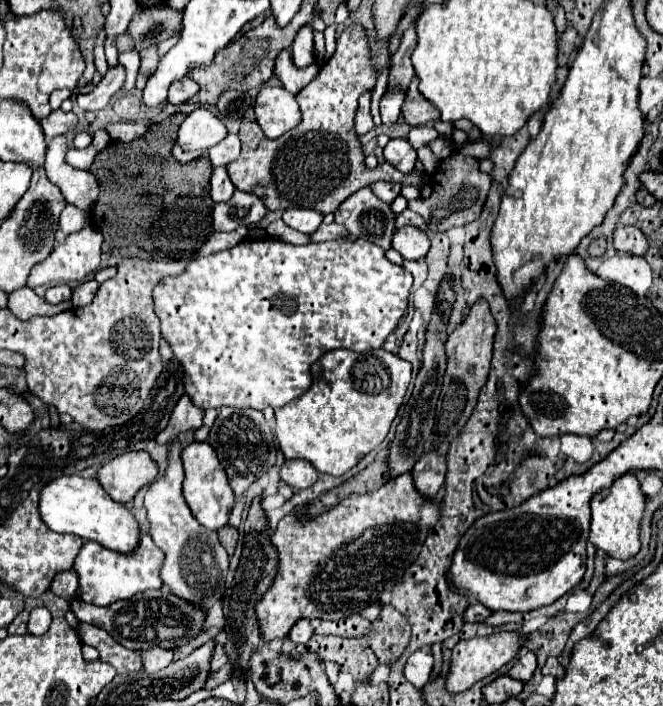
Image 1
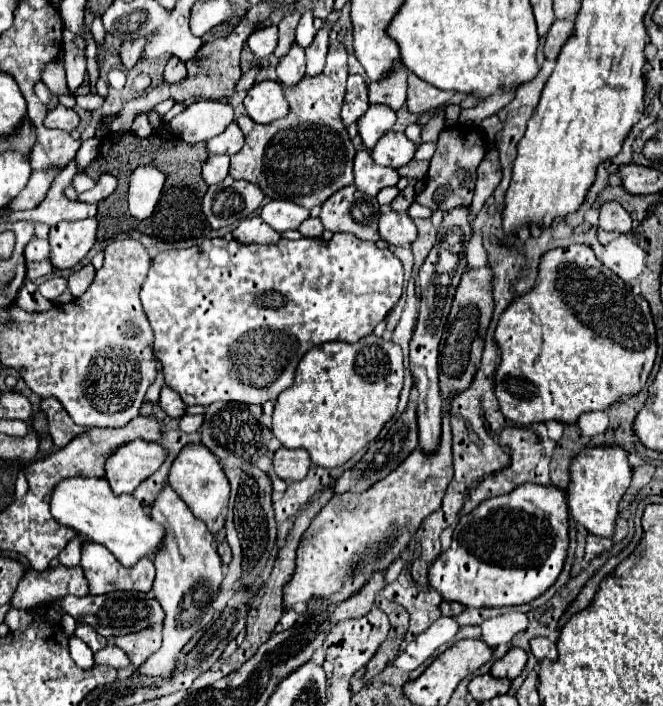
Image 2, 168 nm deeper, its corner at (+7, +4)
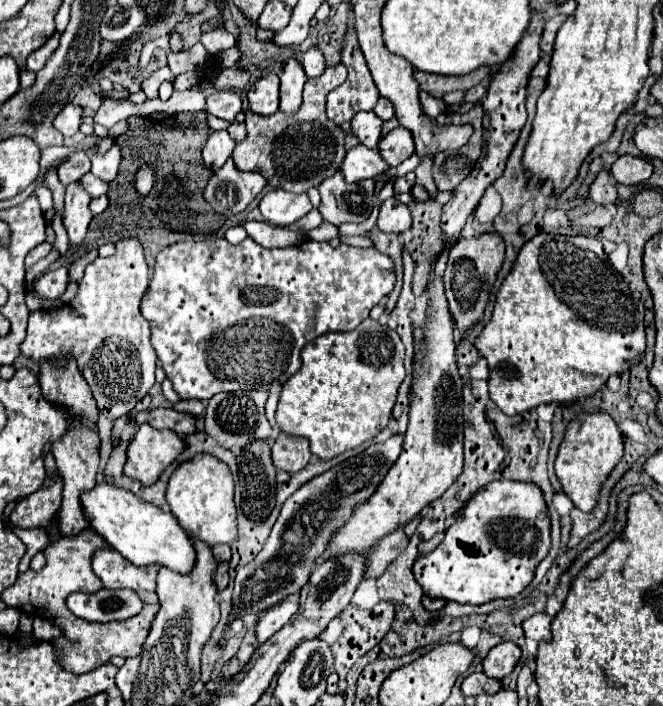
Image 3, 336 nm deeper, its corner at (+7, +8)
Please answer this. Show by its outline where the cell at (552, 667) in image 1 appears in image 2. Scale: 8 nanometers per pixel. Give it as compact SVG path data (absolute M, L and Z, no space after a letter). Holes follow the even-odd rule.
M544 636L532 638L530 640L530 648L532 648L532 654L534 654L536 660L544 660L544 658L548 658L552 662L556 660L556 646L548 638L544 638Z

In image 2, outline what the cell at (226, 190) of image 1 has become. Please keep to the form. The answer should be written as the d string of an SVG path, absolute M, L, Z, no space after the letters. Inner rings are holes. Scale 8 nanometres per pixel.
M210 154L206 164L202 166L202 176L206 180L208 186L212 184L220 184L226 176L228 176L228 162L230 162L230 156L216 156L216 154Z

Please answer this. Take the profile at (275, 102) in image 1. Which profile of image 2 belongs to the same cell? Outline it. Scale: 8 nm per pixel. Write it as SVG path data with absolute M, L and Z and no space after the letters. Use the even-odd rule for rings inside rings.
M262 80L254 84L254 88L244 98L244 106L254 122L260 124L280 120L288 114L288 102L284 98L282 84L276 80Z

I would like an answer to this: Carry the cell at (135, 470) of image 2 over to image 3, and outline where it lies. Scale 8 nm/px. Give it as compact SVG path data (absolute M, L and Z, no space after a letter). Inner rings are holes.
M142 424L128 446L124 474L132 480L140 480L144 486L156 484L160 474L184 452L184 448L186 442L180 434Z

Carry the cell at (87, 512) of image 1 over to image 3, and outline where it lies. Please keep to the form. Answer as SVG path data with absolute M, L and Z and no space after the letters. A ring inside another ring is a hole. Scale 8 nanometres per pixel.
M96 484L90 492L82 494L82 508L88 524L126 560L134 566L166 566L178 574L190 574L196 564L196 550L190 534L176 522L170 512L144 502L136 494L114 484Z

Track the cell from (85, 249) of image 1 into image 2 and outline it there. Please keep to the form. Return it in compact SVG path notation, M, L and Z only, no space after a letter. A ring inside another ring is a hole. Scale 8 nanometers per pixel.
M96 218L78 222L60 222L50 228L50 264L56 270L74 268L90 252L96 242Z

